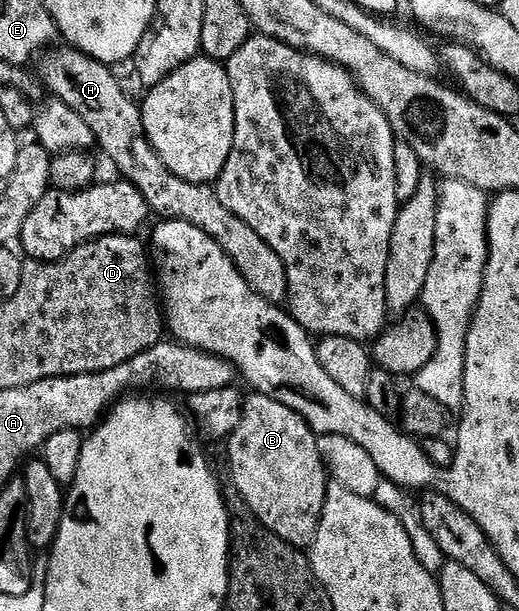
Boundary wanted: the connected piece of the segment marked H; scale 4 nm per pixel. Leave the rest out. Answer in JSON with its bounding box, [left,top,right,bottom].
[39,45,289,304]

